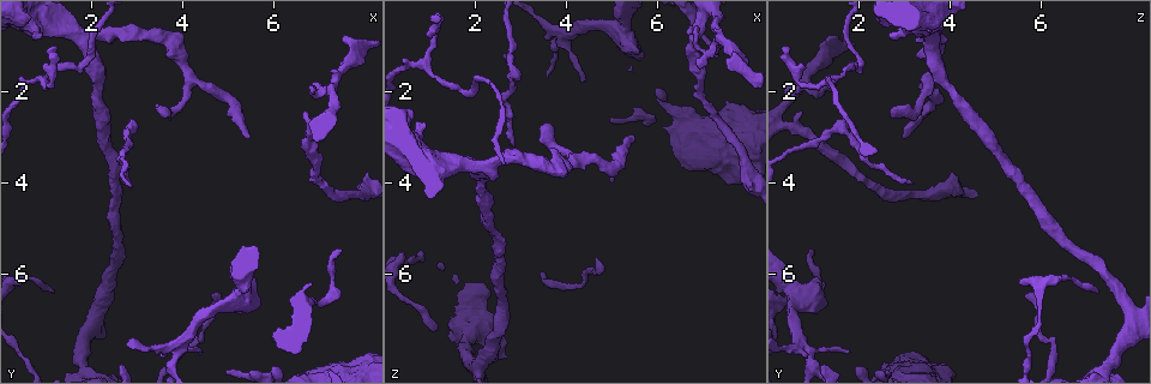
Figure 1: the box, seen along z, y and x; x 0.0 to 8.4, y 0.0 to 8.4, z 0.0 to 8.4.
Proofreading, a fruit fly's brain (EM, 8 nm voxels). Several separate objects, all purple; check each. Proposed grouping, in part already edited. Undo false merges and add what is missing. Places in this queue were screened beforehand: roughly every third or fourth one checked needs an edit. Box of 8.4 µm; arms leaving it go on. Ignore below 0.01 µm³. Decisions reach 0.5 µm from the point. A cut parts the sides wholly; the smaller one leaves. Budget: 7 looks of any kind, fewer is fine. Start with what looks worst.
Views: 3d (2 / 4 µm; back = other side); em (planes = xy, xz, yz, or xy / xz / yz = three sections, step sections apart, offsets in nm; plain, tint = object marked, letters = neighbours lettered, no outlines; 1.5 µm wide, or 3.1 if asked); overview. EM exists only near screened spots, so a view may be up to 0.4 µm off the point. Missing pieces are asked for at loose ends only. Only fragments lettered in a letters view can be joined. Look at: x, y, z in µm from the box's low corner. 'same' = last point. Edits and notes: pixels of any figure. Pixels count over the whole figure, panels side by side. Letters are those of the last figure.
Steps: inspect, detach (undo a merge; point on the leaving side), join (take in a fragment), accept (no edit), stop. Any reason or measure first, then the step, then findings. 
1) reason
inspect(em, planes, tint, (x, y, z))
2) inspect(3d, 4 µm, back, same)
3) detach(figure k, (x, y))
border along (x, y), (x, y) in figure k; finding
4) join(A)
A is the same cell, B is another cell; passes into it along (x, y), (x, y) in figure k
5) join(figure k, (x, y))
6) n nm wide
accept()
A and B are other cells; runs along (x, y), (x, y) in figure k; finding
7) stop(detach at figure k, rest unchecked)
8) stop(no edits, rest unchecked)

free end
inspect(em, xy, step 8, letters, (5.40, 3.05, 3.00))

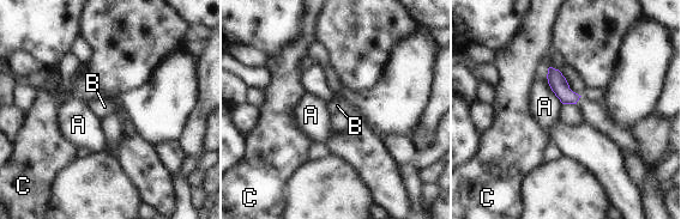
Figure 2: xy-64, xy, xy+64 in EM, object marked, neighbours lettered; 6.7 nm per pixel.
inspect(em, planes, letters, same)

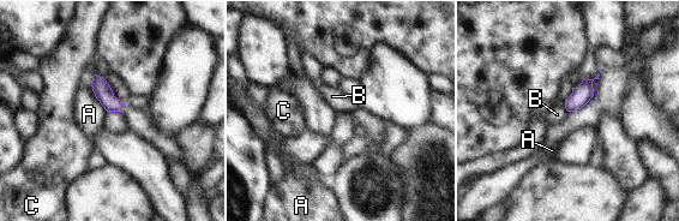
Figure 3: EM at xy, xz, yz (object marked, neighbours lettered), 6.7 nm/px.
120 nm wide
accept()
A, B and C are other cells; border along (564, 107), (568, 112) in figure 3; none of them fits

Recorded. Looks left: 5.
three-way junction
inspect(em, planes, letters, (0.95, 1.70, 1.35))

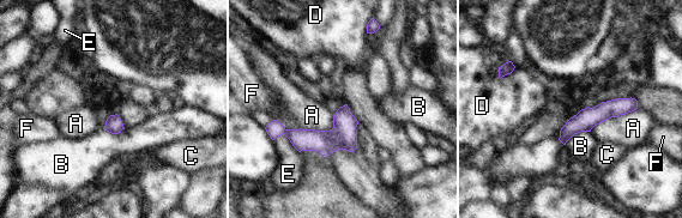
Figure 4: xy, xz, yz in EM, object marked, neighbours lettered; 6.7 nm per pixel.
accept()
A, B, C, D, E and F are other cells; border along (637, 108), (605, 119), (590, 131) in figure 4; one neuron here

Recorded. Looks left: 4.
thin end
inspect(em, planes, plain, (2.85, 4.00, 3.25))

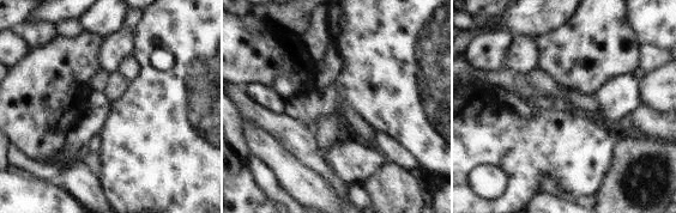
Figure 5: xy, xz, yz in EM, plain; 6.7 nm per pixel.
see the neighbours
inspect(em, planes, letters, same)

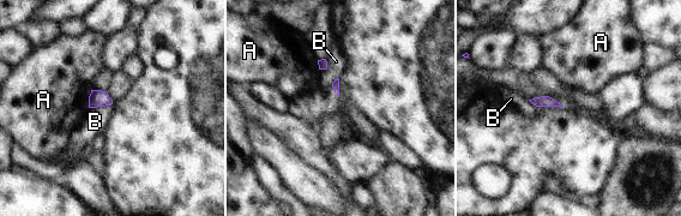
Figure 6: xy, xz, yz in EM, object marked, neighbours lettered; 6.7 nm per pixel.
B touches over 160 nm
accept()
A and B are other cells; no lettered fragment goes on from it

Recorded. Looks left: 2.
stop(no edits, rest unchecked)

